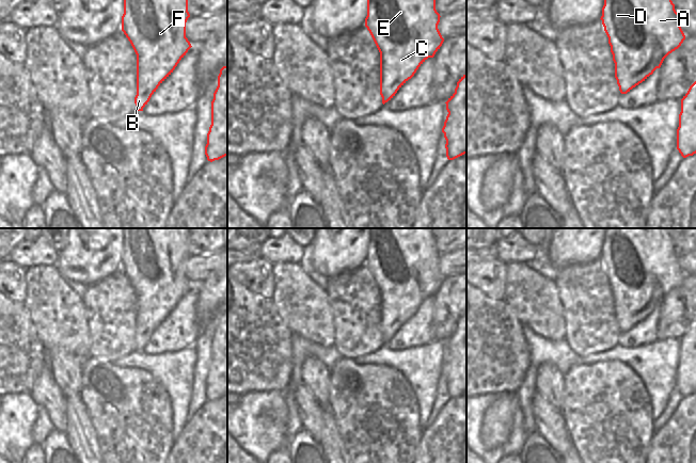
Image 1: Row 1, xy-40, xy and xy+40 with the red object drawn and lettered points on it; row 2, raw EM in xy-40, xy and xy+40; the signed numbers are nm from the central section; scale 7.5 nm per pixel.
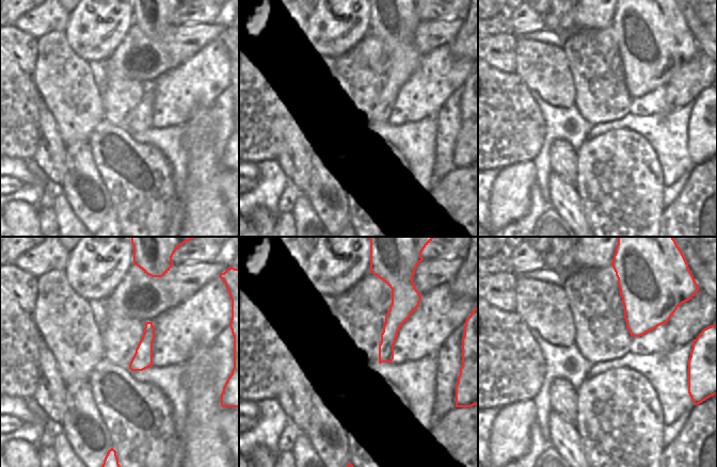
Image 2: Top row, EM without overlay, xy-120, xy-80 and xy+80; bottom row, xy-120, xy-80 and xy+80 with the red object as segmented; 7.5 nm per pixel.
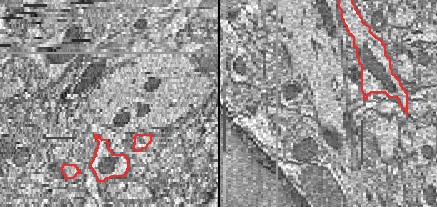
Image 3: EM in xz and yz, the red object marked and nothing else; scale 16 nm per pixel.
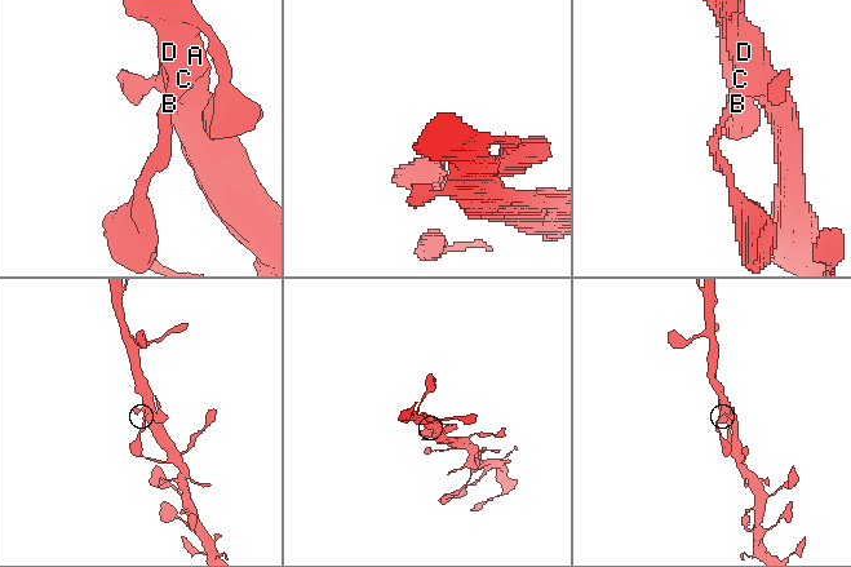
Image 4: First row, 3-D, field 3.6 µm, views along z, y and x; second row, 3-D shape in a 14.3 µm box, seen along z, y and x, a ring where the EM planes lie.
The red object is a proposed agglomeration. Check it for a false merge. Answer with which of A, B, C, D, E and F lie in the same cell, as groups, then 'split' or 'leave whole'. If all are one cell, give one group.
groups A B C D E F; leave whole

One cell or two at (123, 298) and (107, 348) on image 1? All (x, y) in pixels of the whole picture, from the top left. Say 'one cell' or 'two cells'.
one cell

